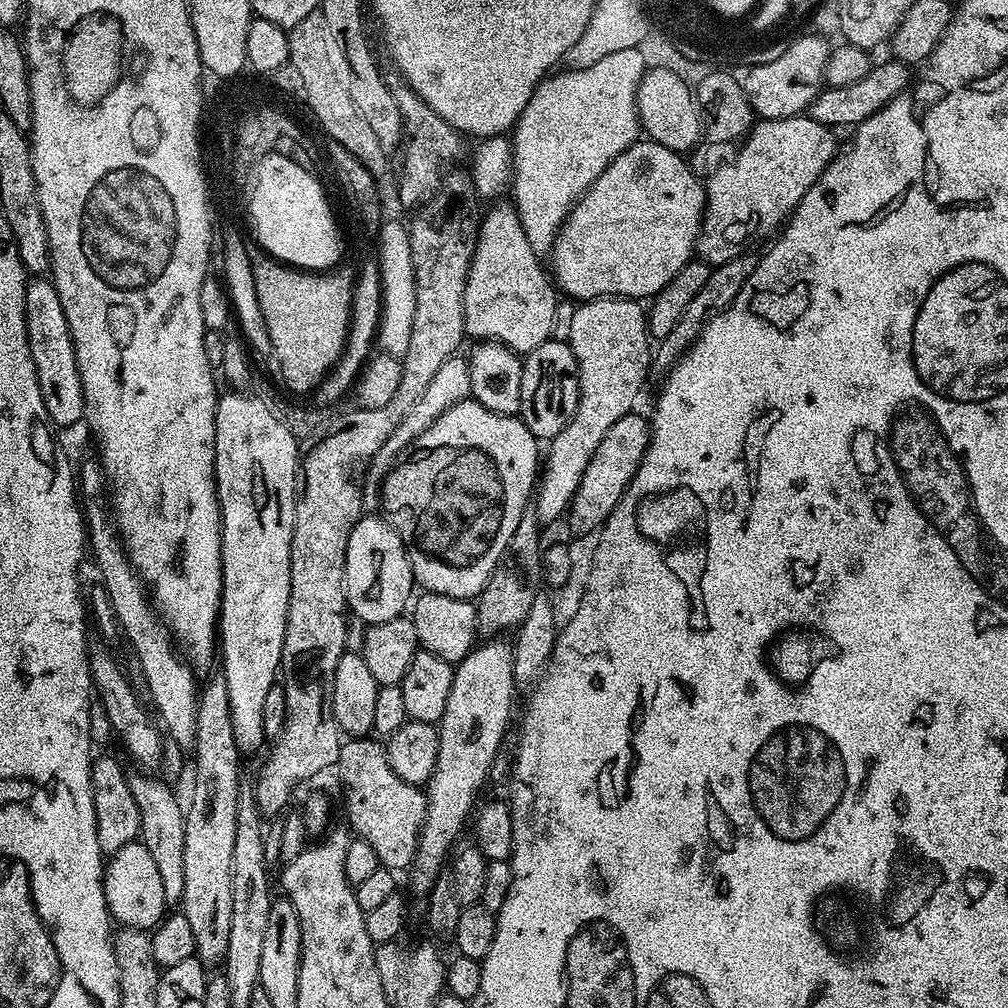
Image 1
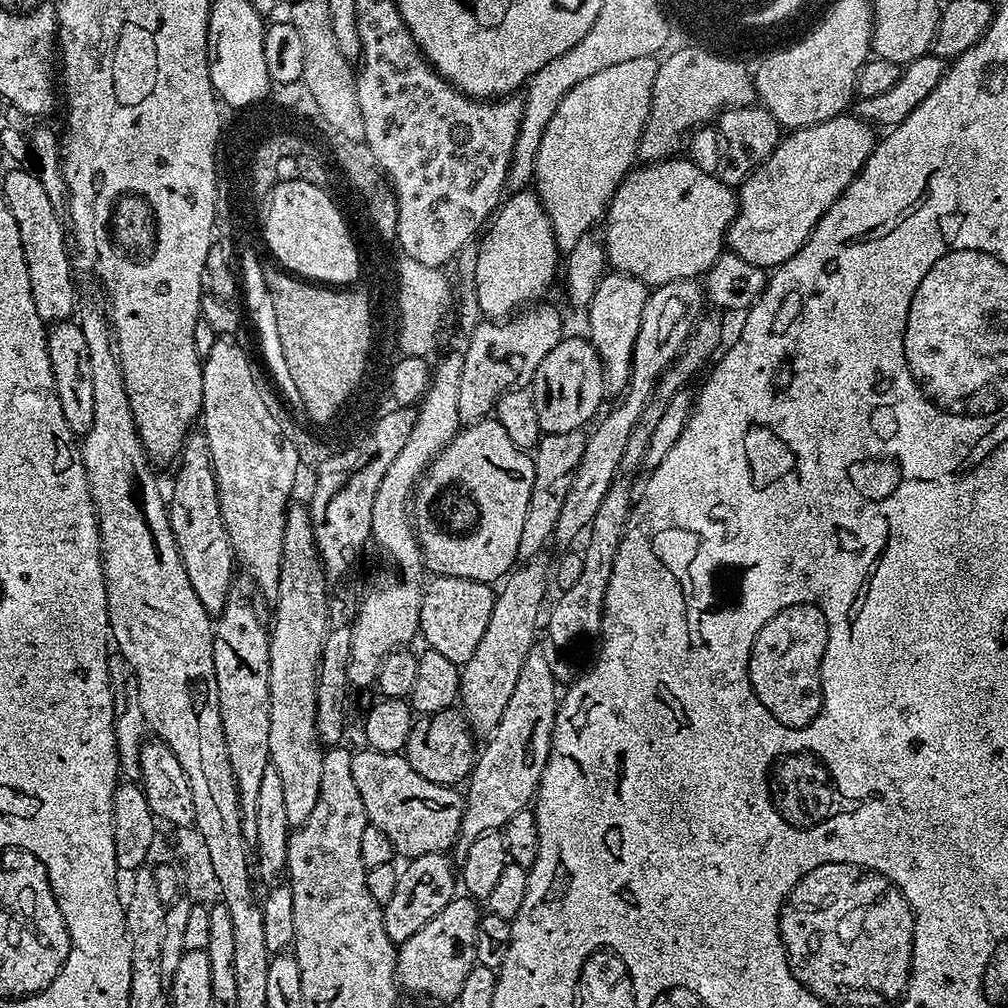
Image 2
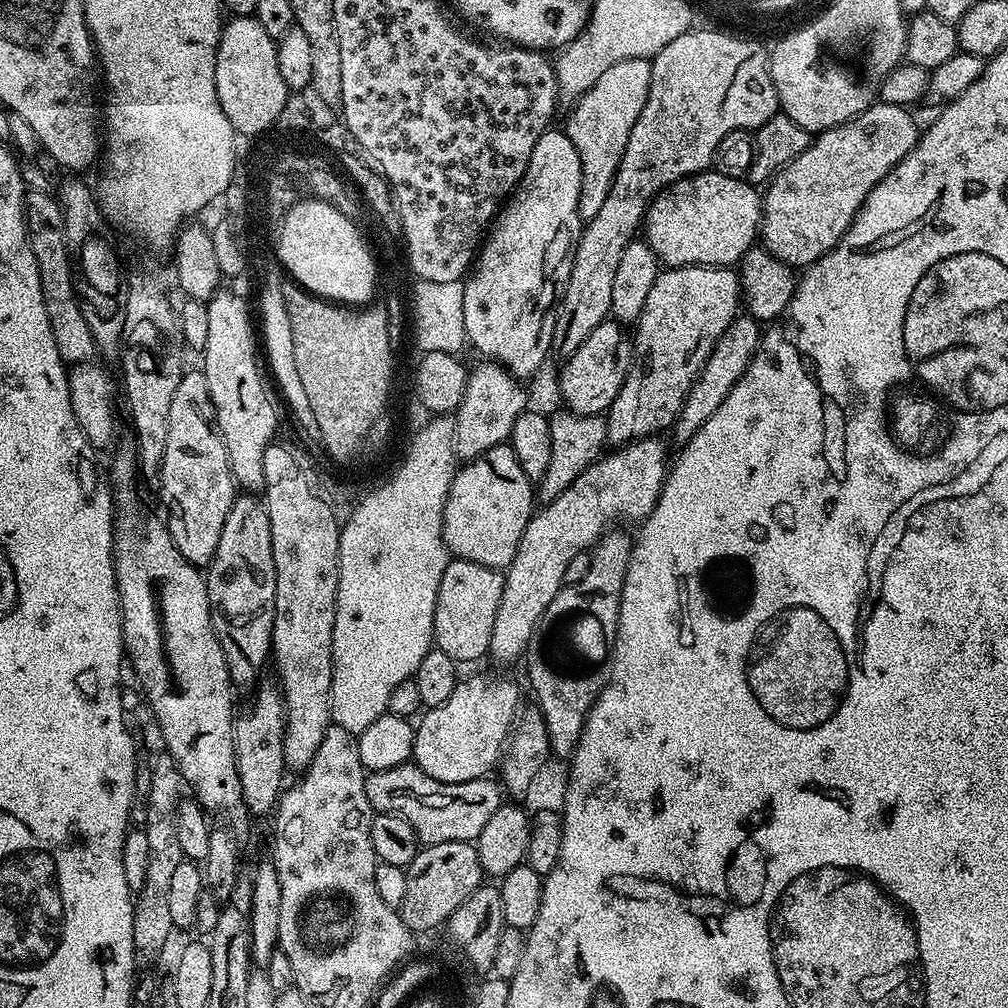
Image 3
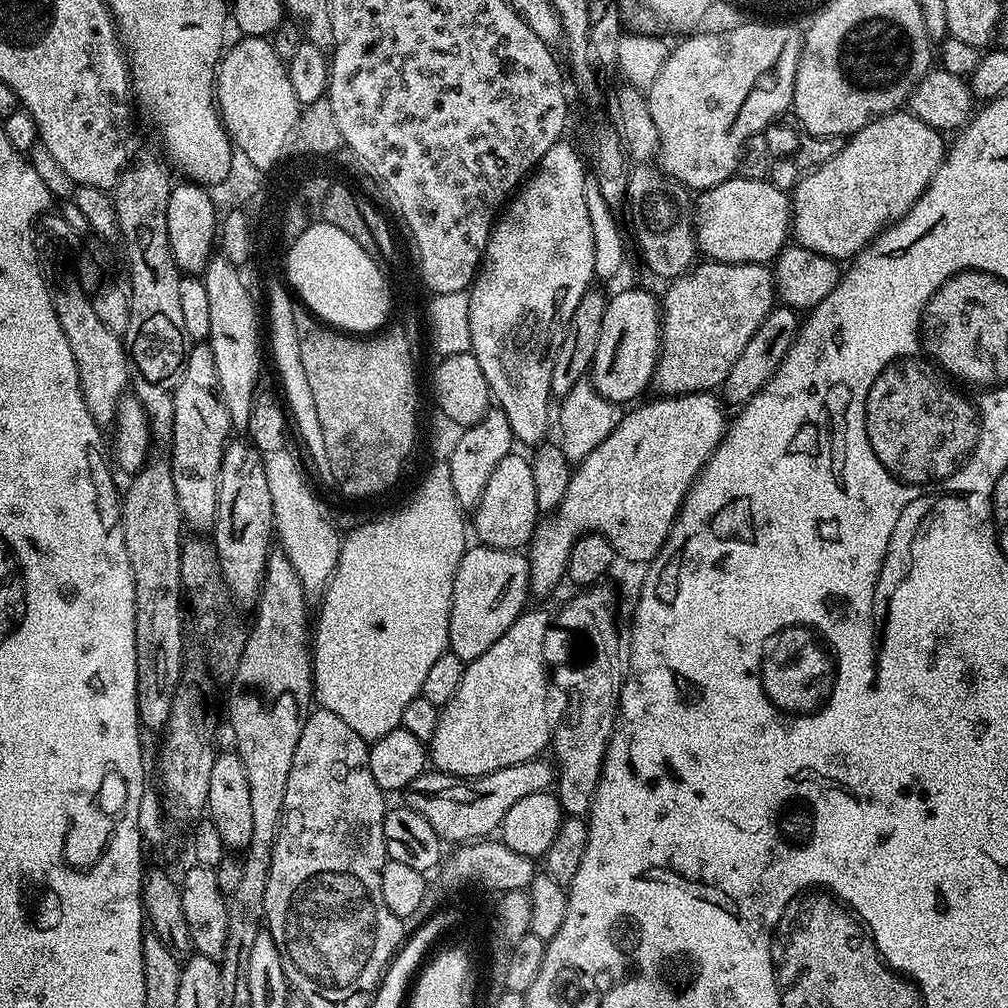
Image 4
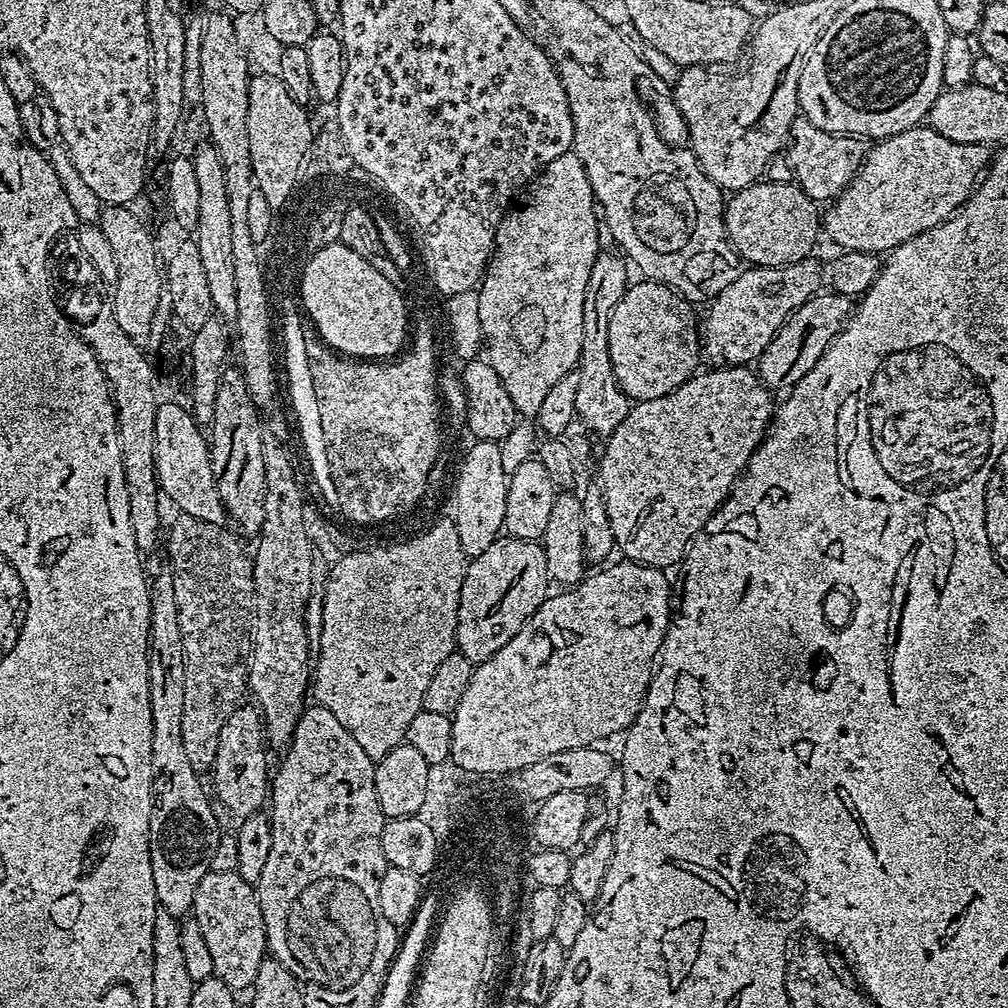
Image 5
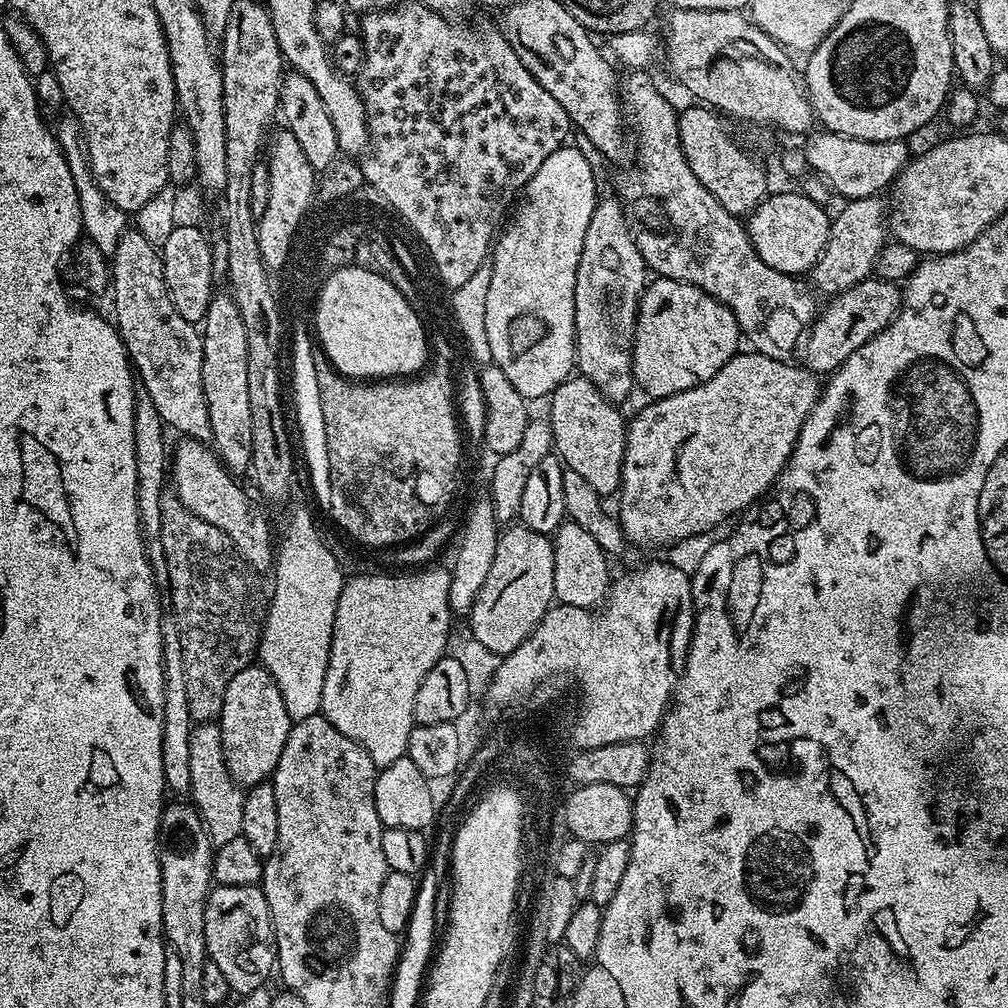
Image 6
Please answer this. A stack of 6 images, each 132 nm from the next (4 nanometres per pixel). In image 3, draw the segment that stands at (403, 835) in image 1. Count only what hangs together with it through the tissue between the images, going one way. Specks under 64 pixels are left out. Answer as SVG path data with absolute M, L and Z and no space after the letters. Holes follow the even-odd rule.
M412 762L396 766L394 770L368 772L366 794L376 812L389 812L398 814L398 818L406 818L424 846L438 842L476 841L482 834L482 826L490 822L502 803L501 785L497 781L495 784L492 778L447 784L430 778L430 774Z

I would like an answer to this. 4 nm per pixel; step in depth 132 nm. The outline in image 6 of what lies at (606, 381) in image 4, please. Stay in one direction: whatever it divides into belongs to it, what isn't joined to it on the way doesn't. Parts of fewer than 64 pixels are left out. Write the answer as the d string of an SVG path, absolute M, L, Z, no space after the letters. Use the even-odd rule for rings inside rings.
M665 276L653 279L640 295L640 303L634 317L636 333L632 336L632 378L637 389L640 388L648 398L659 398L690 390L718 374L726 362L735 356L742 344L740 324L732 311L698 286L681 280L671 280Z

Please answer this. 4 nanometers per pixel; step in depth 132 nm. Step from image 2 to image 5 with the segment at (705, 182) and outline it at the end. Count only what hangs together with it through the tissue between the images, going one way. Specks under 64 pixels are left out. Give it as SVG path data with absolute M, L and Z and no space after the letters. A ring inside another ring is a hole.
M757 182L744 188L741 192L733 192L727 197L724 206L724 229L728 232L728 243L741 261L758 268L770 266L786 266L799 260L809 259L812 247L816 244L816 232L821 231L822 220L816 216L817 201L812 200L795 183L770 184Z

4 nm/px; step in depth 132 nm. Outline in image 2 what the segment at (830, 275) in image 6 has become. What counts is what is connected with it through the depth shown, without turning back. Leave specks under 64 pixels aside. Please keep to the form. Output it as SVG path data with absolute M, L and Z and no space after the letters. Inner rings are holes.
M699 279L670 282L649 291L646 310L642 310L642 326L638 326L638 338L634 342L632 373L628 386L622 393L624 401L608 413L605 411L599 417L600 425L593 432L587 433L588 441L582 454L582 462L578 462L578 470L574 474L574 482L570 482L566 502L562 502L558 526L551 540L560 540L560 544L566 544L571 549L577 543L580 531L582 536L591 525L594 514L598 514L598 506L602 506L602 498L606 498L606 490L610 490L612 479L618 470L618 462L622 462L622 454L626 454L626 442L630 442L630 430L634 430L634 422L638 422L660 375L672 365L676 355L684 351L684 344L692 333L692 327L705 308L706 293Z

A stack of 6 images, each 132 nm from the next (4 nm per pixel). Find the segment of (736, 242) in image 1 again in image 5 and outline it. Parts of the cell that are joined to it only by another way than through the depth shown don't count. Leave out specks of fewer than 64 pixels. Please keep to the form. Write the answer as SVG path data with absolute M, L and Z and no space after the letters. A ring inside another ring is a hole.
M927 126L902 130L902 134L875 141L867 149L855 176L827 205L828 213L822 216L823 235L828 235L840 250L887 254L902 242L951 219L971 197L989 160L990 152L985 145L950 142L950 138L942 138L942 134Z

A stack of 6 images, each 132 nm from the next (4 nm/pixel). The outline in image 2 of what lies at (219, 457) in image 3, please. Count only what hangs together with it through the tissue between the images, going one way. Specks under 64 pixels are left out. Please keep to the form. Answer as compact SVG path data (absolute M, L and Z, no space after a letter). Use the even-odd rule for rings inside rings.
M203 434L189 435L180 448L178 463L176 477L172 480L172 496L170 492L166 500L168 521L180 551L182 566L186 566L186 578L190 578L194 594L198 594L198 602L202 602L209 616L215 618L222 614L226 602L233 595L234 557L226 526L222 522L210 446Z

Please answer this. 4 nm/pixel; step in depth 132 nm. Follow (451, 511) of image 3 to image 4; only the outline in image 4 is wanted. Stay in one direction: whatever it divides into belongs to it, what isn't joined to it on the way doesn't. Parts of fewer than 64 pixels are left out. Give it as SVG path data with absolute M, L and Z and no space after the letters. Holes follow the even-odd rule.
M510 454L498 462L494 474L484 491L484 498L478 505L480 521L476 524L479 543L490 548L511 548L520 550L536 535L538 509L534 498L534 474L531 459L526 455Z

